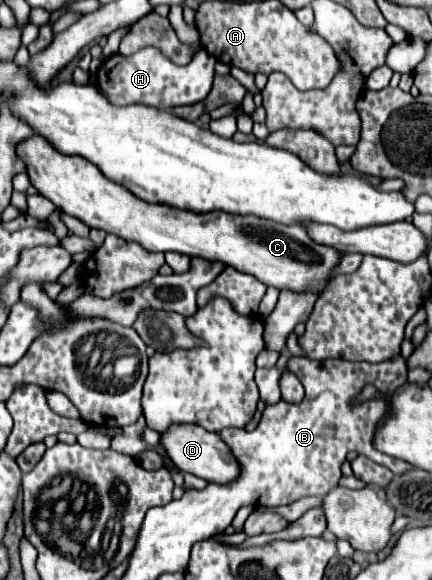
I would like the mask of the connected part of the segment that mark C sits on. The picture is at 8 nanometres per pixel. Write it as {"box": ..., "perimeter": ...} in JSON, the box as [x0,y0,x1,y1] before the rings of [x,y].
{"box":[19,135,341,293],"perimeter":[[[33,135],[29,141],[19,143],[19,157],[27,161],[27,175],[31,185],[49,201],[53,201],[61,211],[81,219],[85,225],[103,229],[107,233],[113,233],[117,237],[123,237],[127,241],[137,241],[147,251],[177,251],[185,253],[189,257],[203,257],[207,261],[223,261],[243,273],[255,275],[259,281],[263,281],[267,287],[277,289],[291,289],[291,291],[315,291],[321,293],[327,283],[327,273],[339,263],[341,253],[337,253],[333,247],[325,247],[315,243],[305,227],[301,225],[279,225],[275,221],[263,221],[261,217],[239,217],[229,215],[225,211],[211,211],[211,213],[193,213],[183,211],[169,205],[155,205],[137,199],[131,195],[125,187],[119,187],[117,183],[109,181],[91,161],[79,155],[63,155],[55,151],[55,147],[43,137]]]}

